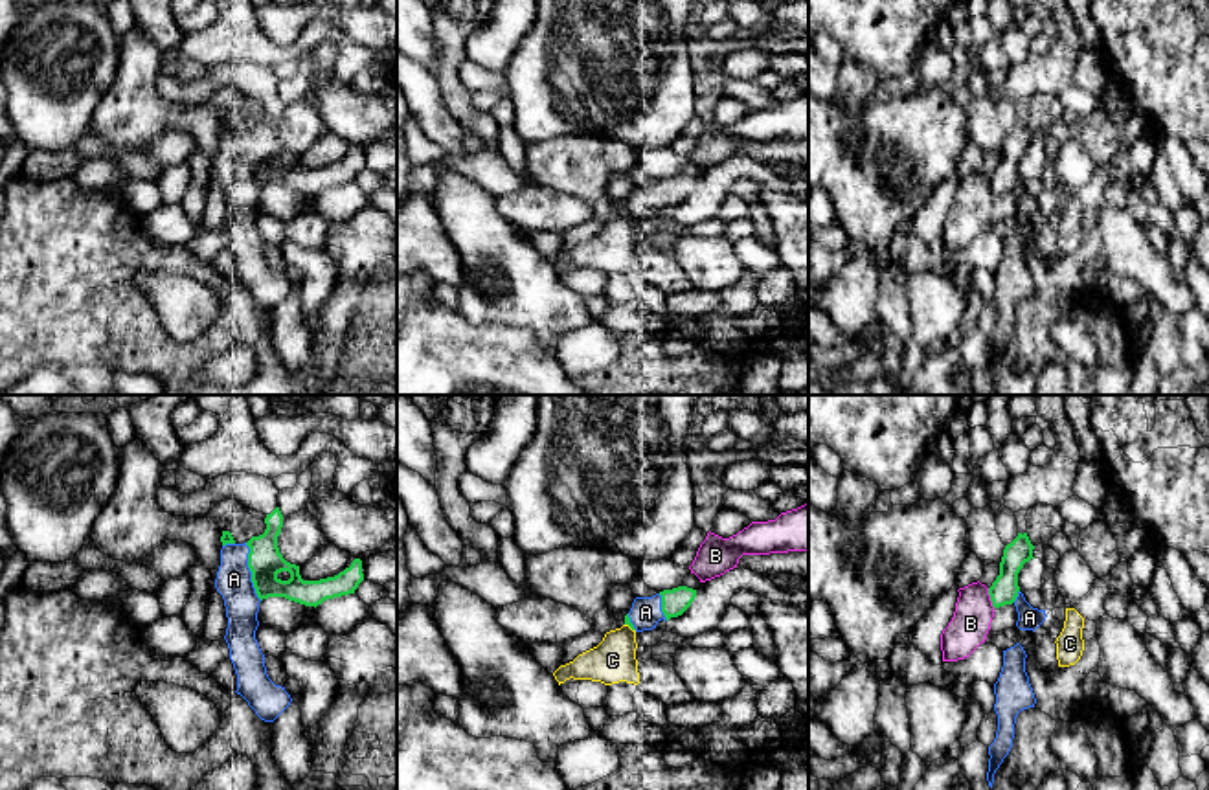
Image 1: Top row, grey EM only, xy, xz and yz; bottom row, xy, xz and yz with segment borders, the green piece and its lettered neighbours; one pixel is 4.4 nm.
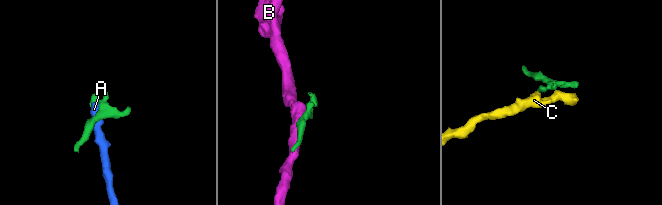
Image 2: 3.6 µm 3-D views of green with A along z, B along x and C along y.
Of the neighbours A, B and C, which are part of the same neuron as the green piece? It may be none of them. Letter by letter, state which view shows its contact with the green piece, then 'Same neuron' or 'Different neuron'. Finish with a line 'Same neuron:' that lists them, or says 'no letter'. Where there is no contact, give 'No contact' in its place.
A: Touches green in xy. Same neuron
B: Touches green in yz. Different neuron
C: Touches green in xz. Different neuron
Same neuron: A

